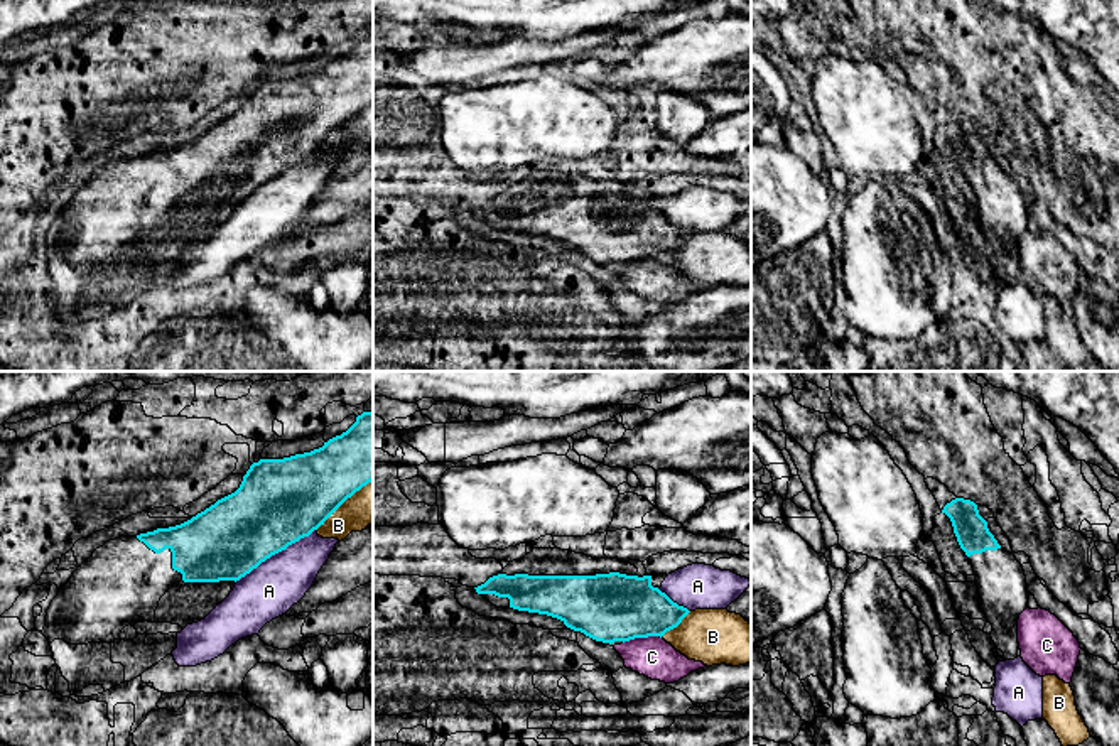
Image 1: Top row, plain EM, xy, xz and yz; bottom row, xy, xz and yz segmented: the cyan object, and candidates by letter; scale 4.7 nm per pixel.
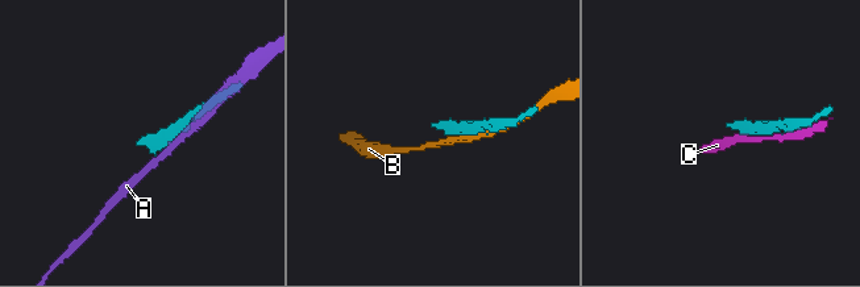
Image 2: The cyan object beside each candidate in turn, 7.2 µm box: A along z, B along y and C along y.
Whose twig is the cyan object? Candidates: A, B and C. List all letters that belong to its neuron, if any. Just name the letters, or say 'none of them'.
none of them

